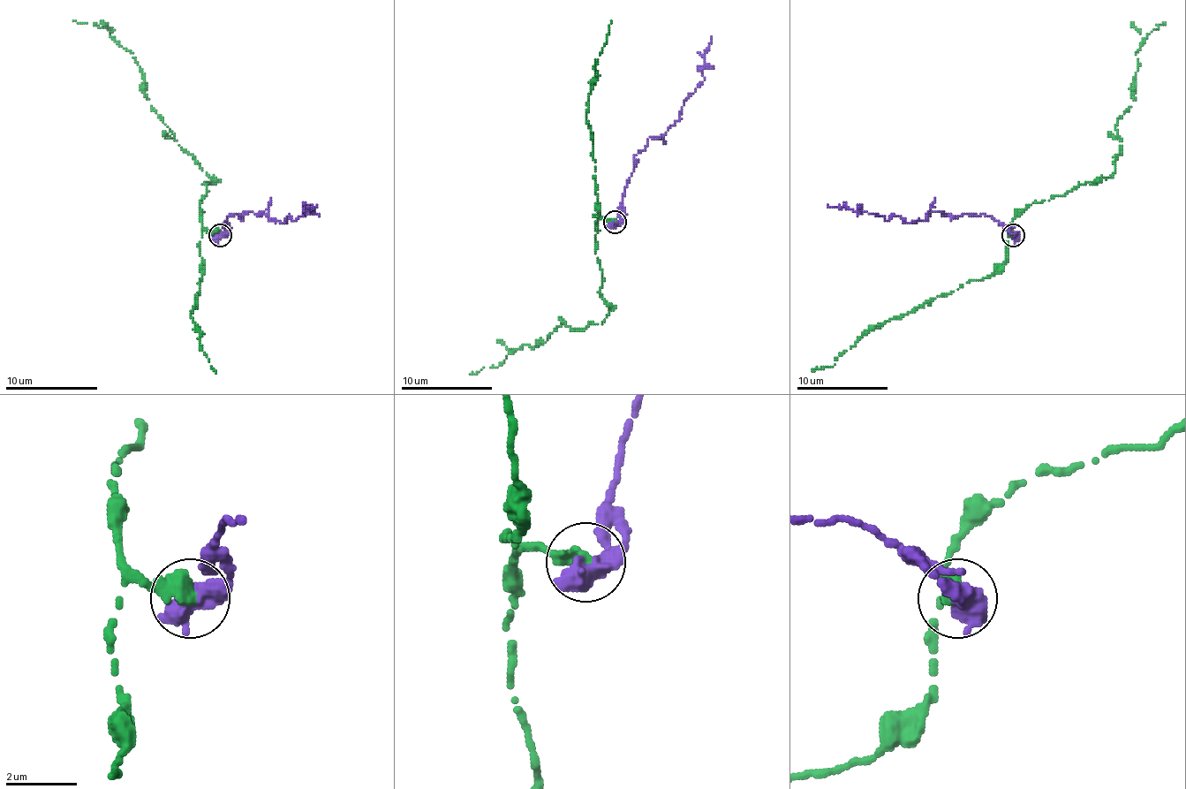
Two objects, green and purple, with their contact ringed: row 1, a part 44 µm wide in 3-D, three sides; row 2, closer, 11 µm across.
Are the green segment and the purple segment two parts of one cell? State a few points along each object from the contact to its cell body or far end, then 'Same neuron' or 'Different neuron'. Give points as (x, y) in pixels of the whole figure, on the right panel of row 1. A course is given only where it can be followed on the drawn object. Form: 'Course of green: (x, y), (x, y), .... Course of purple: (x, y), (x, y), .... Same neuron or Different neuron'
Course of green: (1012, 234), (1010, 225), (1032, 202), (1114, 172), (1114, 125), (1136, 93), (1136, 54), (1165, 22). Course of purple: (1015, 234), (980, 214), (948, 216), (930, 211), (928, 216), (910, 223), (898, 216), (887, 221), (827, 205). Different neuron

